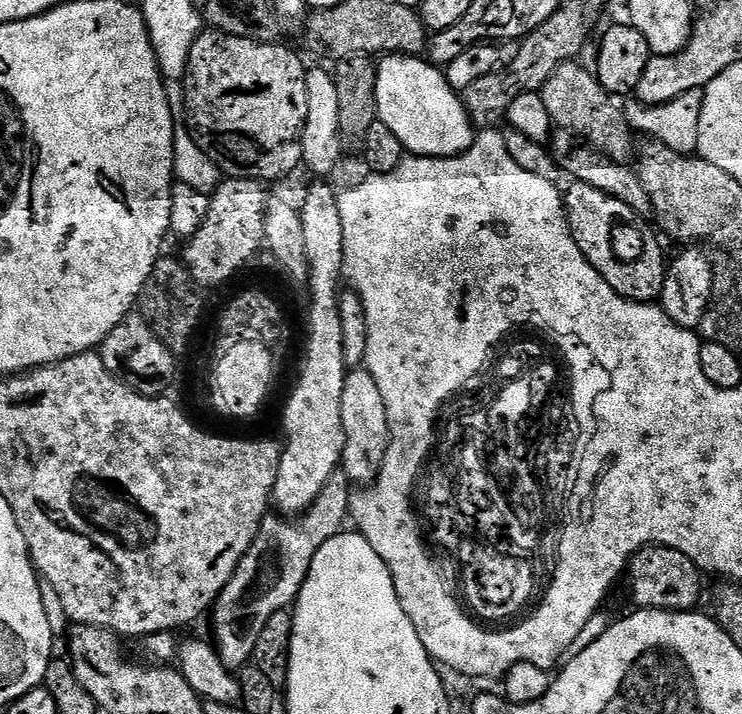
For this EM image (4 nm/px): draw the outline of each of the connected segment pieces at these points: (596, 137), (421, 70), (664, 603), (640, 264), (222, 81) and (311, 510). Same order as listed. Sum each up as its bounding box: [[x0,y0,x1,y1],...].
[[539,62,634,162],[376,54,474,156],[626,544,702,612],[563,182,668,304],[182,30,306,182],[210,470,350,670]]

